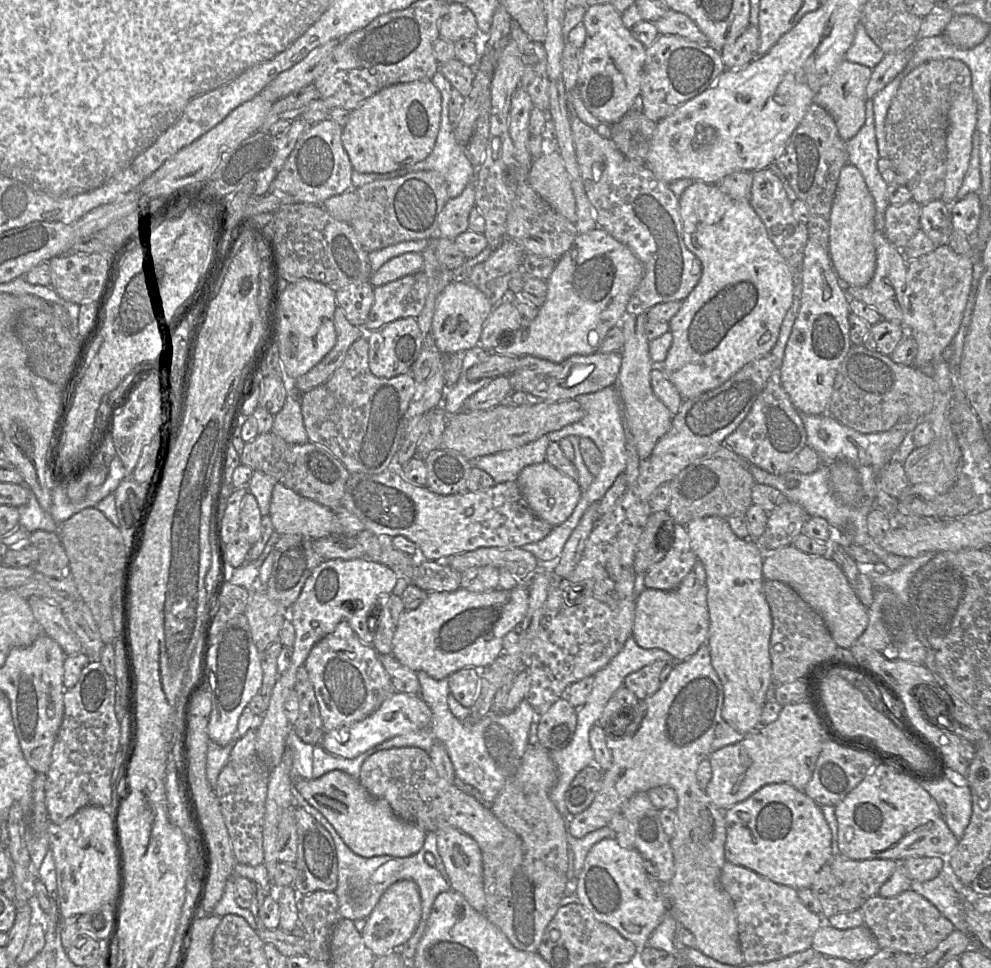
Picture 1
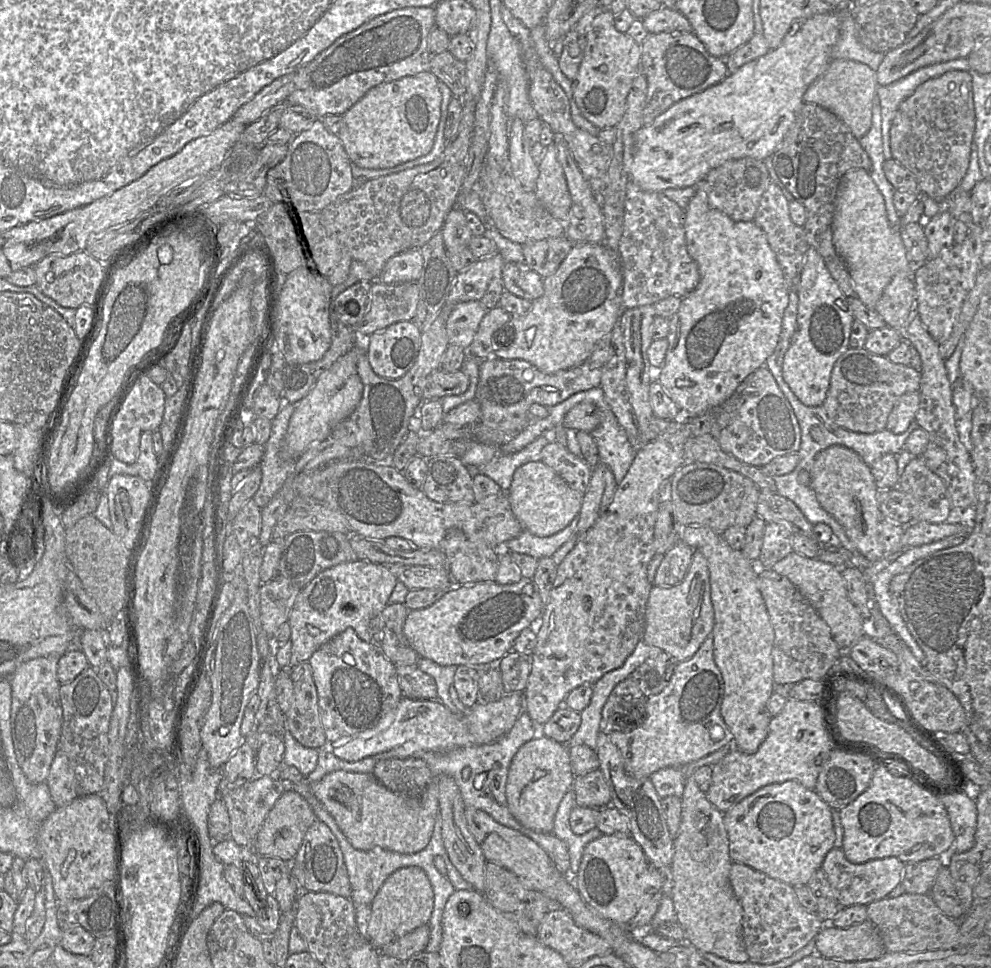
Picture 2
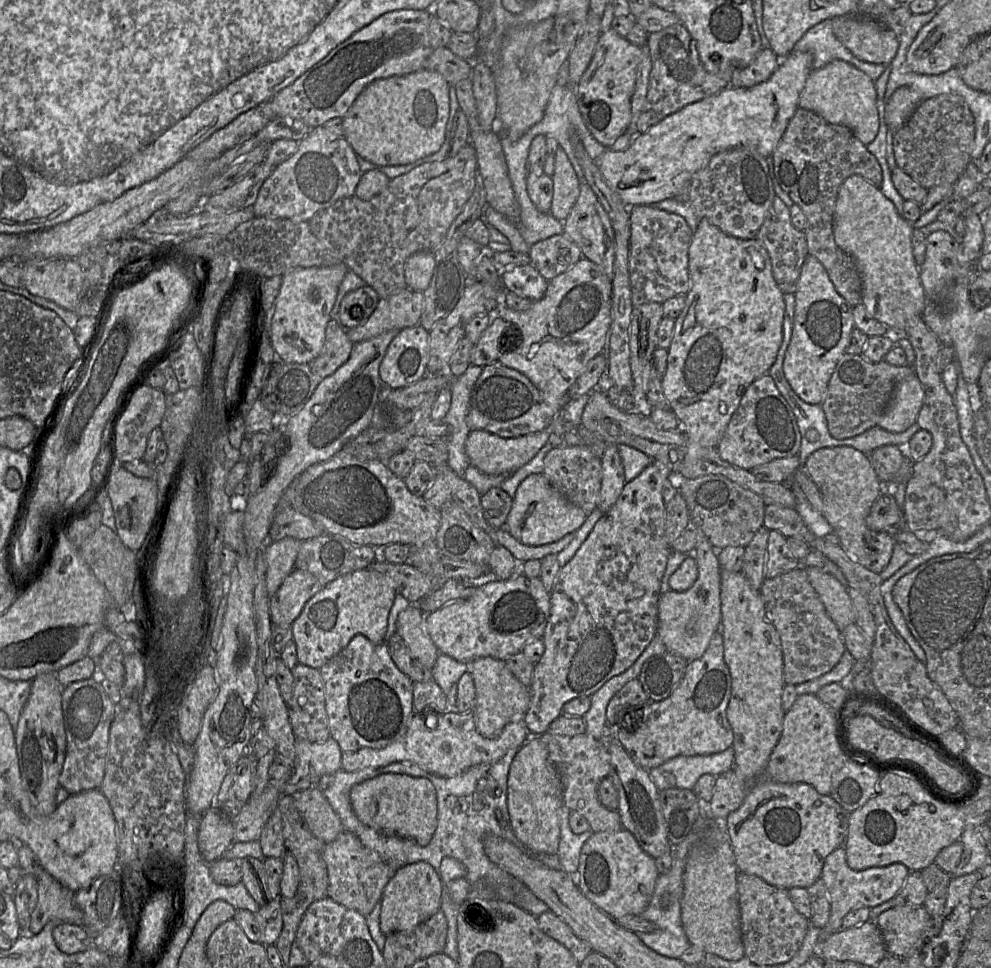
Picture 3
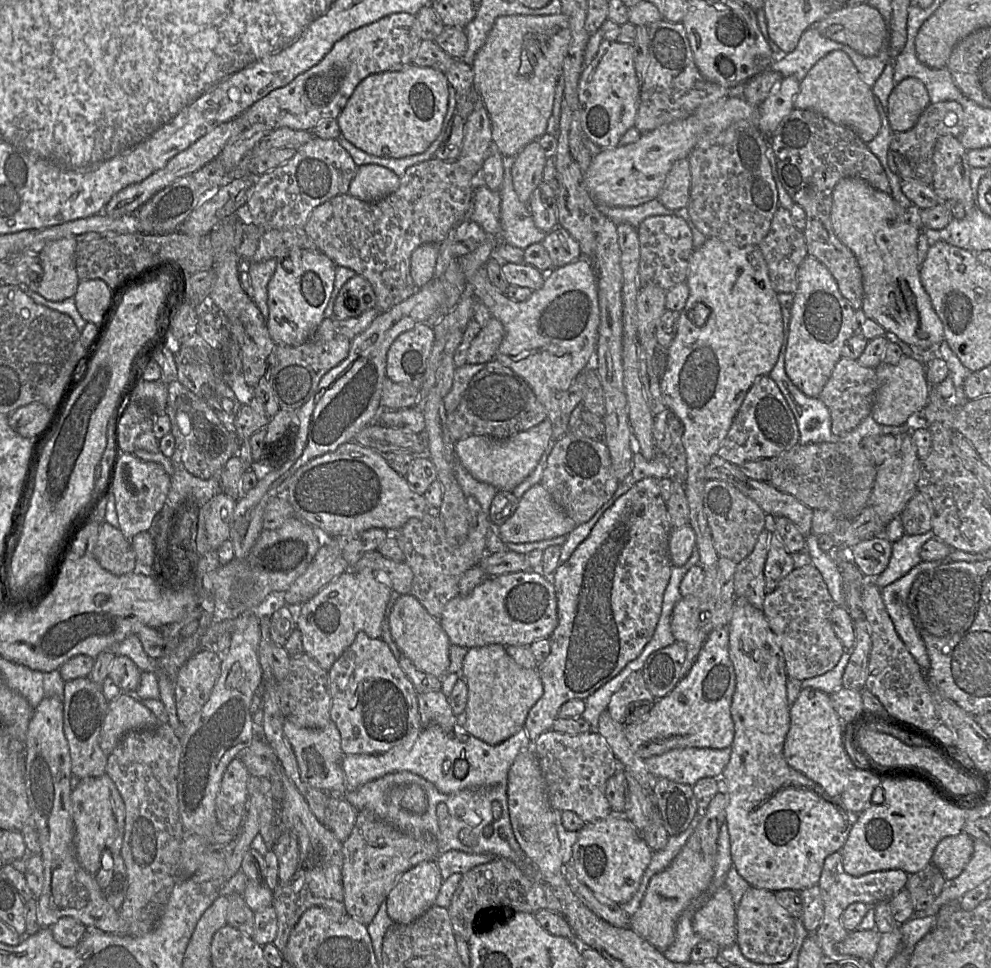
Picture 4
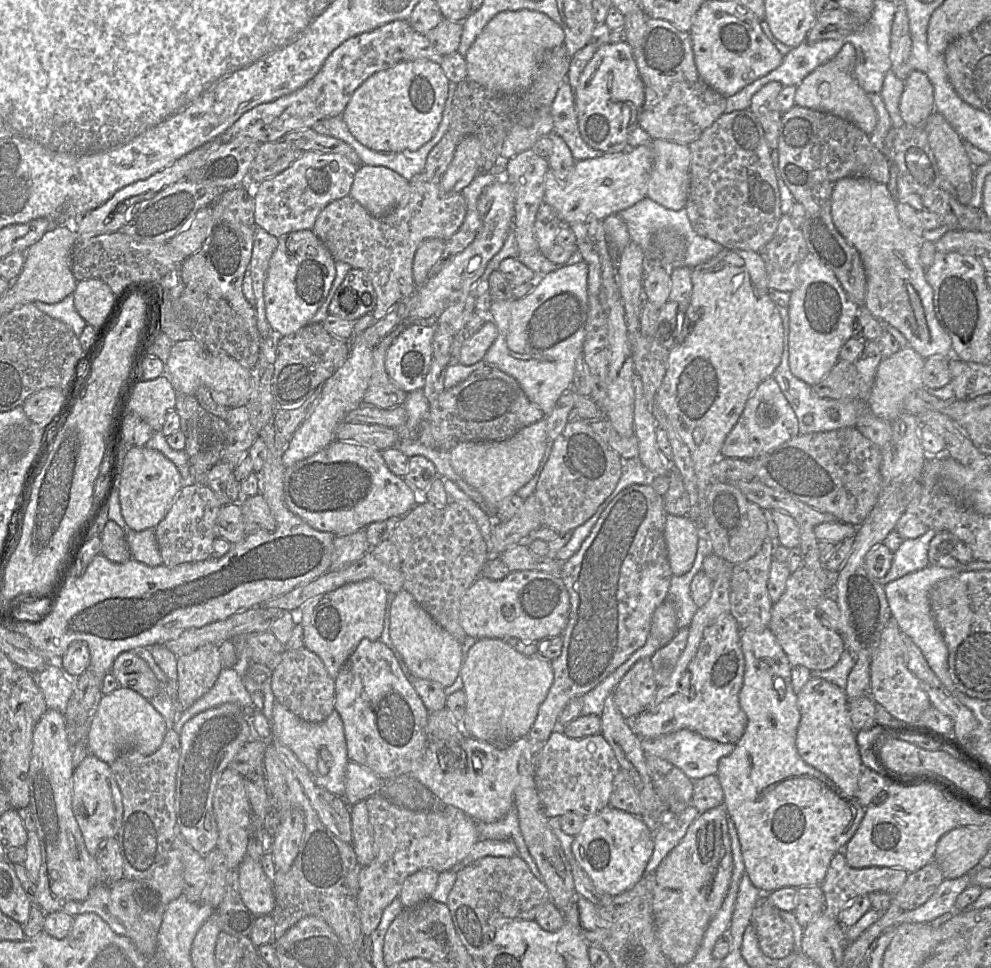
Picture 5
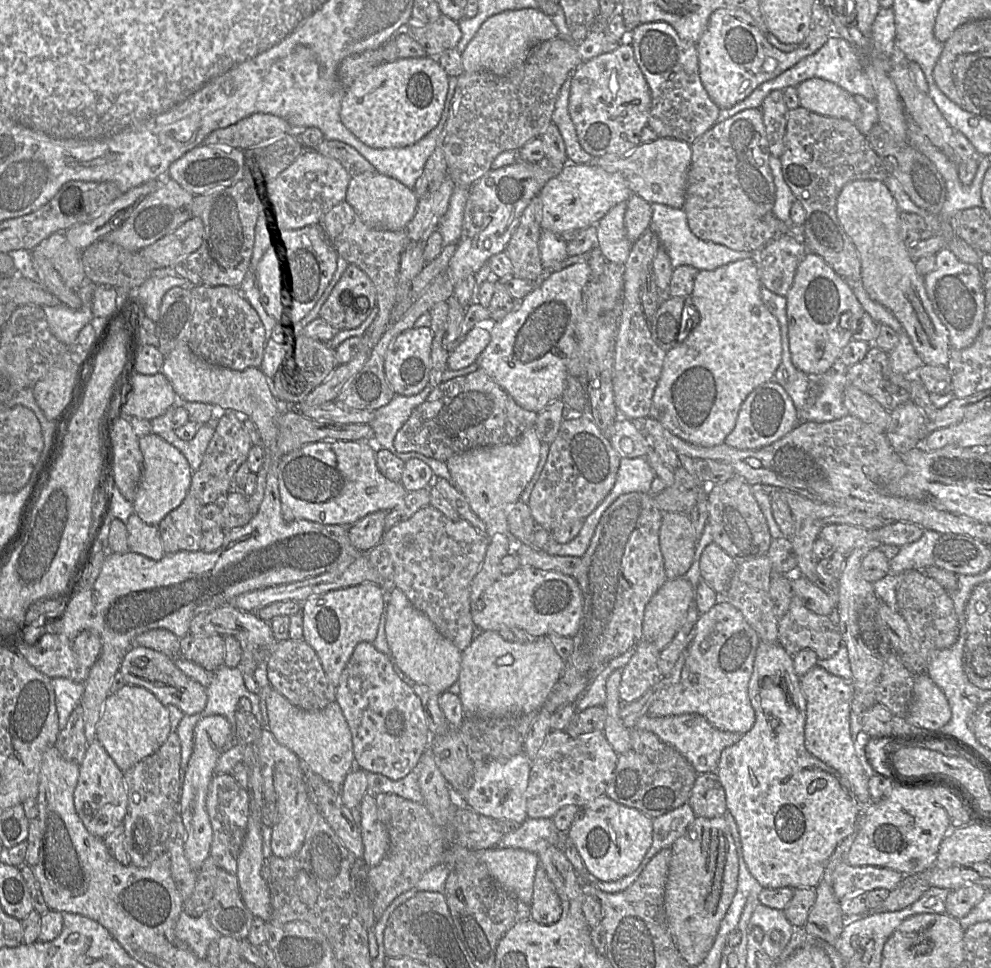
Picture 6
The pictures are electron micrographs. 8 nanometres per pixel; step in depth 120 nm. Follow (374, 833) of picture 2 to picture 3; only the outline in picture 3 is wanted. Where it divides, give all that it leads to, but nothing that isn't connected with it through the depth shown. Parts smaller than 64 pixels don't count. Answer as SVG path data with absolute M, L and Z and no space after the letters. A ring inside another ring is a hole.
M384 774L354 785L349 796L354 813L364 825L379 832L411 839L420 846L428 845L432 839L437 826L437 799L429 780L402 774Z

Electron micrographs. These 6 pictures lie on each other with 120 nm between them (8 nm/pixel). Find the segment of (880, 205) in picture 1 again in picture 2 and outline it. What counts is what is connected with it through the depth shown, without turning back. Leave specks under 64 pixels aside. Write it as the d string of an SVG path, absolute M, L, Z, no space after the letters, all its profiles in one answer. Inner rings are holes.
M875 94L872 107L872 125L869 131L859 139L859 142L871 159L870 175L884 197L888 220L892 227L901 229L901 215L893 203L893 195L896 190L887 180L883 171L883 163L886 159L883 153L881 126L881 105L879 97Z

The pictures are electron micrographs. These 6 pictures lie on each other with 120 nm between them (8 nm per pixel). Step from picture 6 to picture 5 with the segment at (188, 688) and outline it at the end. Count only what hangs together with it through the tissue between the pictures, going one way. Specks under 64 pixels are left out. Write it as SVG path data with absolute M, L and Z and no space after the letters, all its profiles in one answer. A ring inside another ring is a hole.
M134 651L119 654L109 673L117 679L121 688L131 689L146 699L163 691L161 682L149 665Z

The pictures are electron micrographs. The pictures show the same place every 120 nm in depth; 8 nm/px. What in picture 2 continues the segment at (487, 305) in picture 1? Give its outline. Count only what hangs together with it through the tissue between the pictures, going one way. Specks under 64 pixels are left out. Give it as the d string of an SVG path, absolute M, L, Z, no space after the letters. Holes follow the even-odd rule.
M479 301L457 303L446 322L449 344L468 349L487 311Z

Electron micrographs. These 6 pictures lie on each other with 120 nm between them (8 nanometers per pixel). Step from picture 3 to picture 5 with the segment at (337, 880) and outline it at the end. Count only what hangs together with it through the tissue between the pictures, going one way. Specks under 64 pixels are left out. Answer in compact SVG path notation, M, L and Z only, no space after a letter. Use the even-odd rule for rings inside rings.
M382 793L369 796L365 799L365 803L374 831L376 857L370 864L362 866L360 869L357 907L363 934L369 936L378 927L384 909L395 898L398 898L404 881L410 875L423 869L433 869L438 873L455 869L455 866L468 855L480 838L477 831L477 821L452 805L441 805L434 810L411 810L391 802Z

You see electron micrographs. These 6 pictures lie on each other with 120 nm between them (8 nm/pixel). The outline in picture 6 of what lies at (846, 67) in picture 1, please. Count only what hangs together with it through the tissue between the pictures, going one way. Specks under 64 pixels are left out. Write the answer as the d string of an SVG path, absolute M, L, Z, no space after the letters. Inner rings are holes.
M810 78L797 86L800 106L823 116L843 118L854 123L861 117L861 109L853 95L837 84Z

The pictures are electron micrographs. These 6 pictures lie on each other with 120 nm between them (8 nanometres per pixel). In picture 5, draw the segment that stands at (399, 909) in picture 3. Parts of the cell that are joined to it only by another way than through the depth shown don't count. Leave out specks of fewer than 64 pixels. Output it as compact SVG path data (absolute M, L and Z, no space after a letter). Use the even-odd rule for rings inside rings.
M423 869L410 875L403 883L398 898L403 908L413 907L431 897L438 882L439 873Z

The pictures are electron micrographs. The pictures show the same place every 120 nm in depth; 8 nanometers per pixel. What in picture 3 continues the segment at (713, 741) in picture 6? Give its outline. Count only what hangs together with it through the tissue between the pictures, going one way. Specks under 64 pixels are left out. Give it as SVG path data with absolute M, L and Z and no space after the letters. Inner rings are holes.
M734 749L711 755L676 756L648 771L658 791L669 788L693 790L704 774L715 777L733 770Z

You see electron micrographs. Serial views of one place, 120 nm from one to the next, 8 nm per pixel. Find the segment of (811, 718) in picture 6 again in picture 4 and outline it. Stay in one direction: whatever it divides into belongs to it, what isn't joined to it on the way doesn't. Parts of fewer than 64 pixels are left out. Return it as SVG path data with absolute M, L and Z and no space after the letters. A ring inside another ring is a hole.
M804 688L790 707L790 729L783 754L787 764L821 786L831 797L840 797L845 791L852 769L860 768L844 747L844 731L849 733L831 703L831 695L814 688Z

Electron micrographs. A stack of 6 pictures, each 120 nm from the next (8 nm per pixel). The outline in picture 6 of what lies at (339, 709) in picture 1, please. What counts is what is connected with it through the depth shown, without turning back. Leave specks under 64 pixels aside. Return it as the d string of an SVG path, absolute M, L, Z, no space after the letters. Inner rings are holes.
M364 641L356 645L336 687L335 701L340 705L349 725L354 764L358 768L382 774L391 780L400 780L415 769L430 741L422 703L413 689L395 673L388 657L377 650L373 643Z

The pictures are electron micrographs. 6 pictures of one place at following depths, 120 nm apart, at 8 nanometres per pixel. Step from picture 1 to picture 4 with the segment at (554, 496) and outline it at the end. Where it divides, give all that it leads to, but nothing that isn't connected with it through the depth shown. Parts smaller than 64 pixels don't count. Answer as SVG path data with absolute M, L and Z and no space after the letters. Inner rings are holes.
M538 483L523 494L517 509L498 527L498 532L504 543L531 543L568 535L576 526L576 523L554 502L541 483Z

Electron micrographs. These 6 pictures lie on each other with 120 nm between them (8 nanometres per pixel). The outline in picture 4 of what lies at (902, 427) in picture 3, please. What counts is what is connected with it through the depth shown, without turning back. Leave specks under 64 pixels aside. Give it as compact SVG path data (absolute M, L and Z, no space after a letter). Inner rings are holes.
M903 356L896 365L882 362L875 368L878 388L872 407L875 422L888 426L901 426L917 421L928 403L930 384L925 377L925 365L914 356Z

